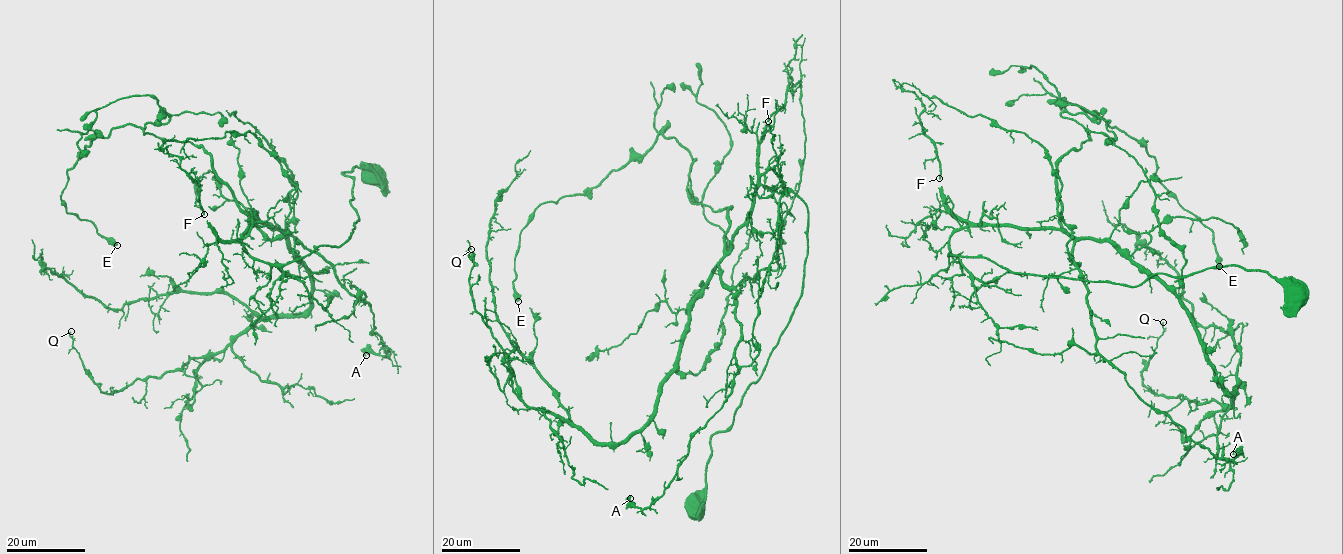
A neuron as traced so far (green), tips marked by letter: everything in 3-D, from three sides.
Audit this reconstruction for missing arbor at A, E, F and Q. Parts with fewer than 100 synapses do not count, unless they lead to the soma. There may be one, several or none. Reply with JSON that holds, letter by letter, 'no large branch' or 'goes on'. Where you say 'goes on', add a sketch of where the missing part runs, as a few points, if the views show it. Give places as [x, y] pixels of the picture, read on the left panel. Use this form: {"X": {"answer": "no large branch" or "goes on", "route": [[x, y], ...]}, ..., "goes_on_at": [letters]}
{"A": {"answer": "no large branch"}, "E": {"answer": "no large branch"}, "F": {"answer": "goes on", "route": [[204, 214], [155, 179], [134, 184], [135, 199], [142, 205], [177, 204], [189, 233], [191, 261]]}, "Q": {"answer": "no large branch"}, "goes_on_at": ["F"]}

